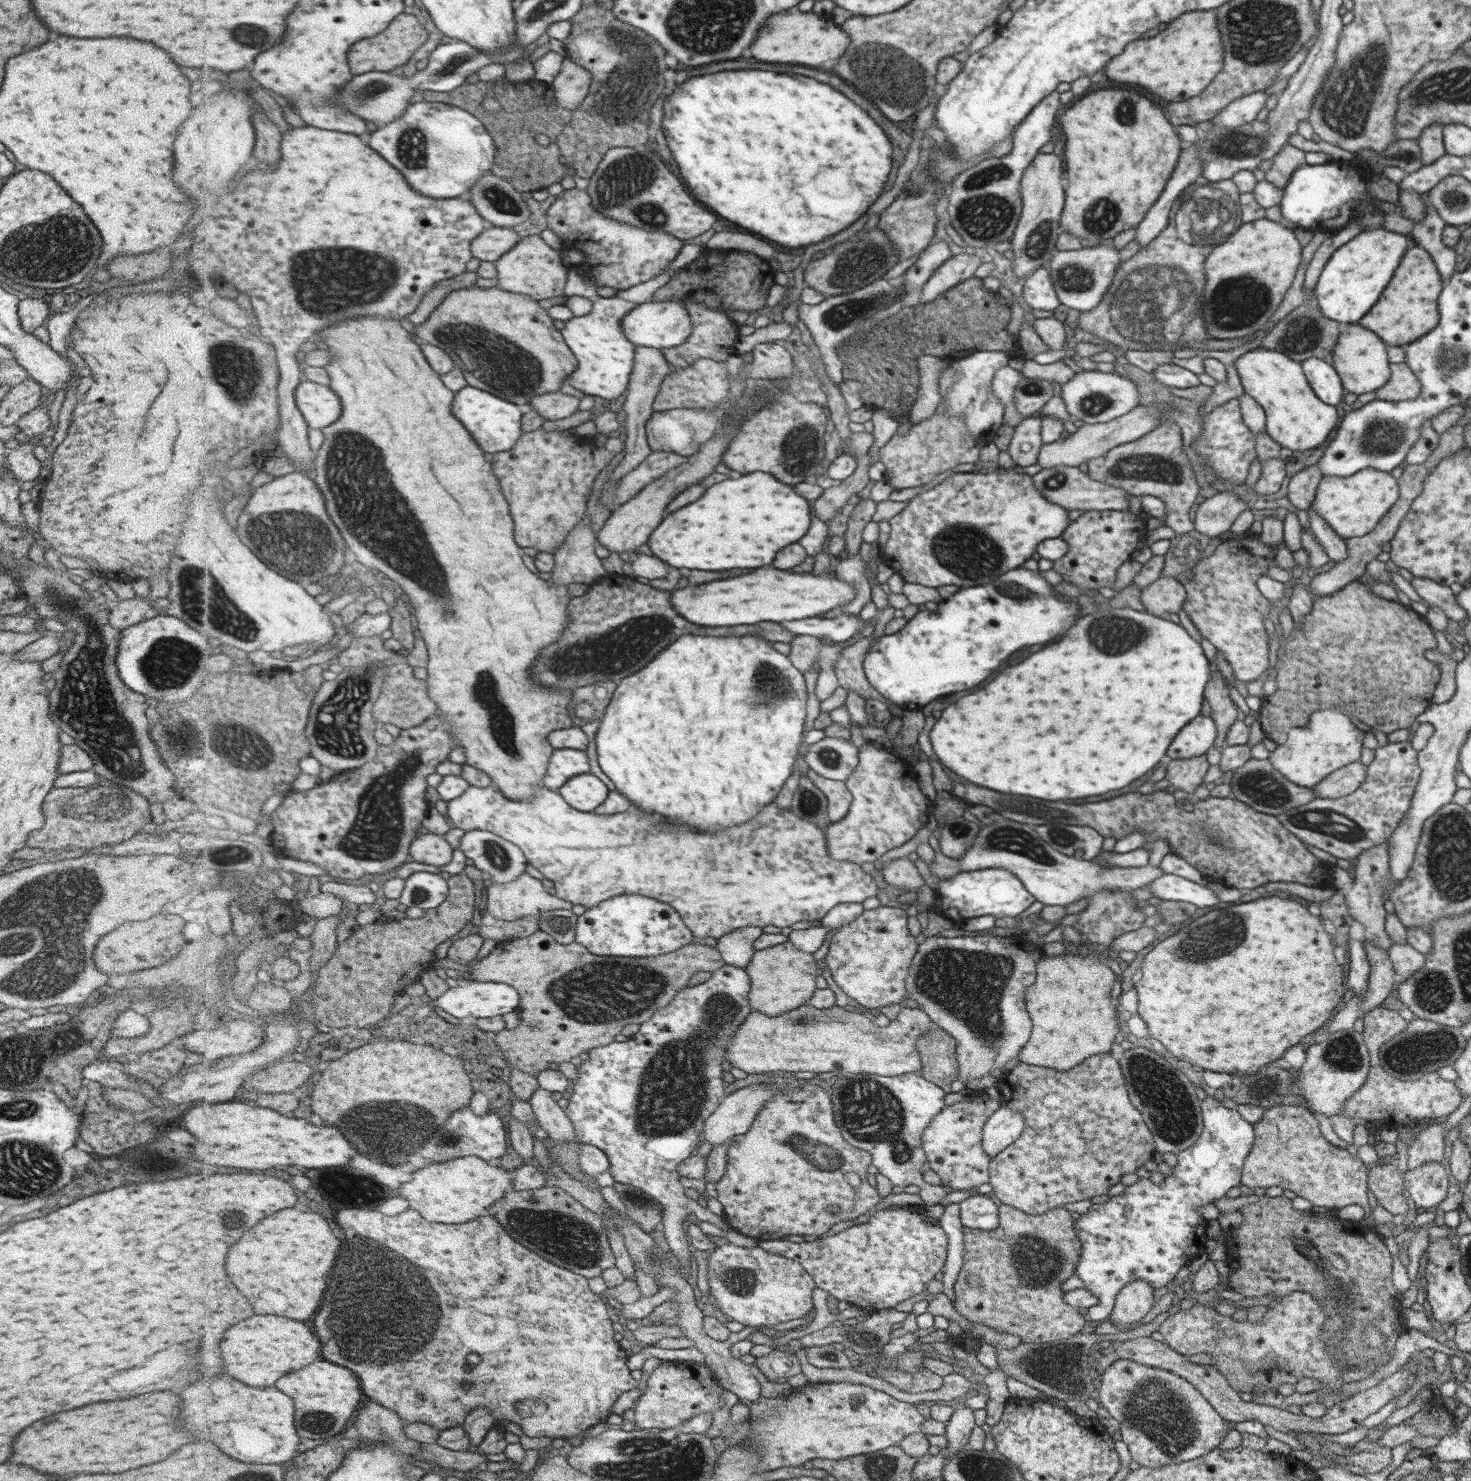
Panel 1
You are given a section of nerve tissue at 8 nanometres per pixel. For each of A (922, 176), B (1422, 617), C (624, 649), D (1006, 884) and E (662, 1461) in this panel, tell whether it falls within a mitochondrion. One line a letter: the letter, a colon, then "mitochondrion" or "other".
A: mitochondrion
B: other
C: mitochondrion
D: other
E: mitochondrion

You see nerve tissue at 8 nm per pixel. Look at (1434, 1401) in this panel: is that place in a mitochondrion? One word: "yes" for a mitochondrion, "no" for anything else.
no

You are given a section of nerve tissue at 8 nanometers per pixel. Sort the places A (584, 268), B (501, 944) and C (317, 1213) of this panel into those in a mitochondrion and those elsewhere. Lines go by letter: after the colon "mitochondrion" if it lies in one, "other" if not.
A: other
B: other
C: other

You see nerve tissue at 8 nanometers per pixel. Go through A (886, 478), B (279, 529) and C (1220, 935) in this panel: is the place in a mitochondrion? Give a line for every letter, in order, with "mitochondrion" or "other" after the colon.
A: other
B: mitochondrion
C: mitochondrion

